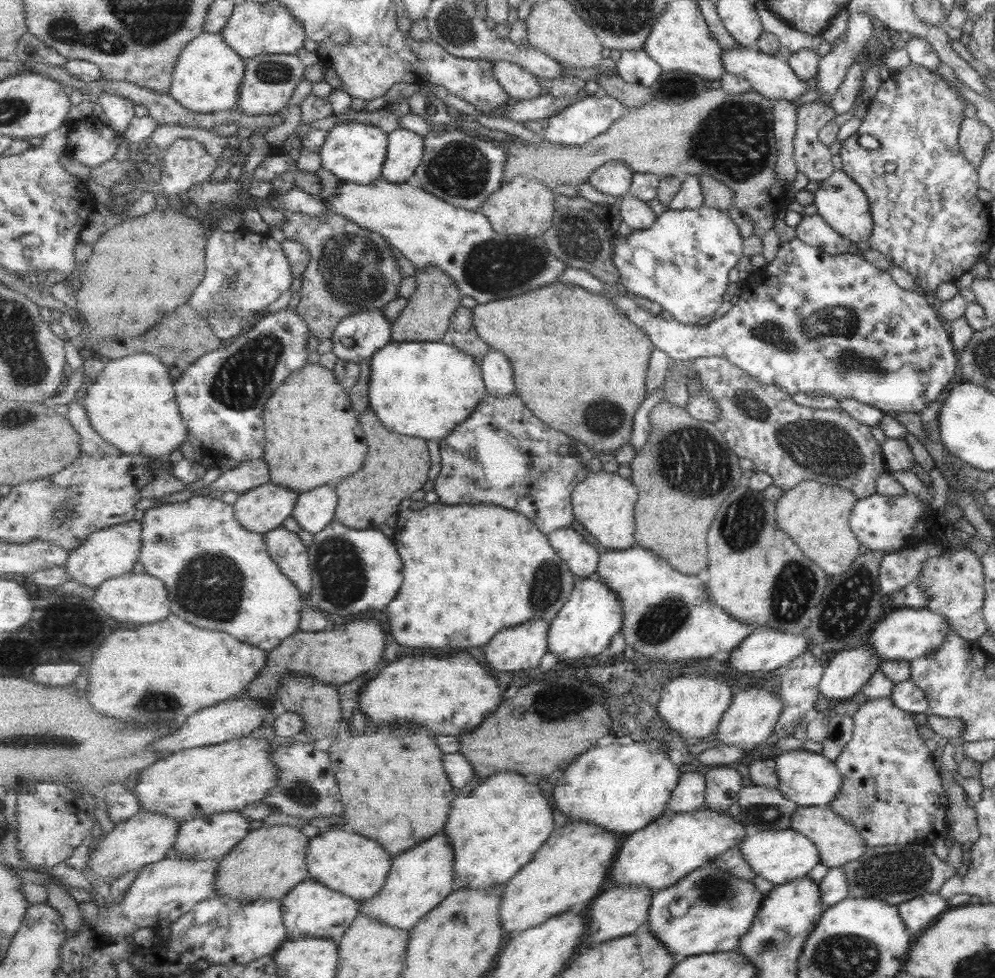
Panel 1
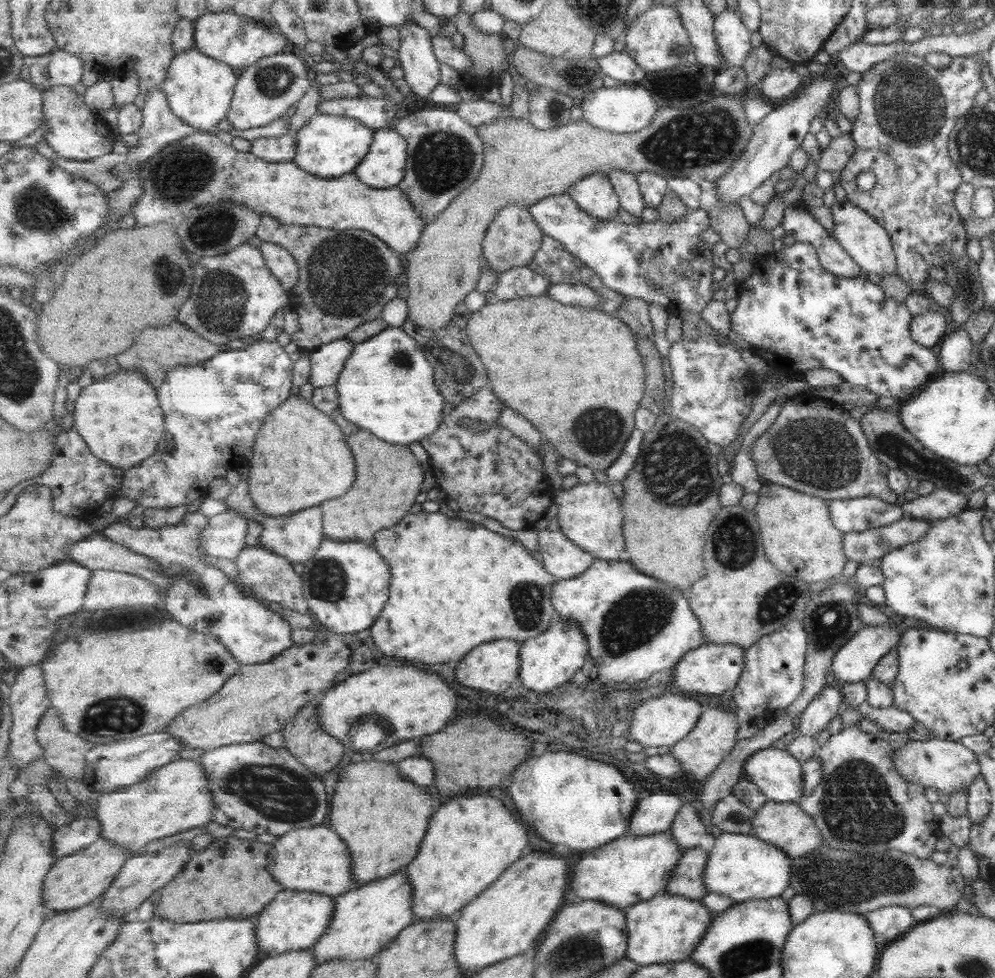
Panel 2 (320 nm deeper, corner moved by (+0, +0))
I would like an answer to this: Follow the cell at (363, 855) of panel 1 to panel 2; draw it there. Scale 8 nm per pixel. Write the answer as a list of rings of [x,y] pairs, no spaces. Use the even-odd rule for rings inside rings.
[[[321,824],[311,828],[293,829],[277,838],[273,845],[272,875],[285,889],[327,894],[331,897],[348,893],[355,888],[353,858],[348,843],[331,826]]]

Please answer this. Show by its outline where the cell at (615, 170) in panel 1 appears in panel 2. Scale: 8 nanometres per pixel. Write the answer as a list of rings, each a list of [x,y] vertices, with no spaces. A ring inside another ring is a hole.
[[[597,173],[576,182],[567,192],[573,200],[595,218],[619,220],[620,195],[607,173]]]

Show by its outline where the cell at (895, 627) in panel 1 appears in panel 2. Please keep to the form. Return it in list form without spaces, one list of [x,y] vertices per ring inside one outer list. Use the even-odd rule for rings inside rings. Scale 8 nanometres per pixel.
[[[882,626],[861,627],[833,655],[830,670],[837,683],[859,682],[871,678],[878,658],[896,648],[901,632]]]

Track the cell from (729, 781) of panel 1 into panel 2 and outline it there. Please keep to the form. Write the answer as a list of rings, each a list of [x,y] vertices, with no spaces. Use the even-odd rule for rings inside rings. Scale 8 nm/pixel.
[[[685,803],[677,813],[676,820],[673,821],[669,831],[680,843],[680,848],[685,851],[699,846],[703,836],[708,834],[703,818],[699,816],[699,810],[688,803]]]

